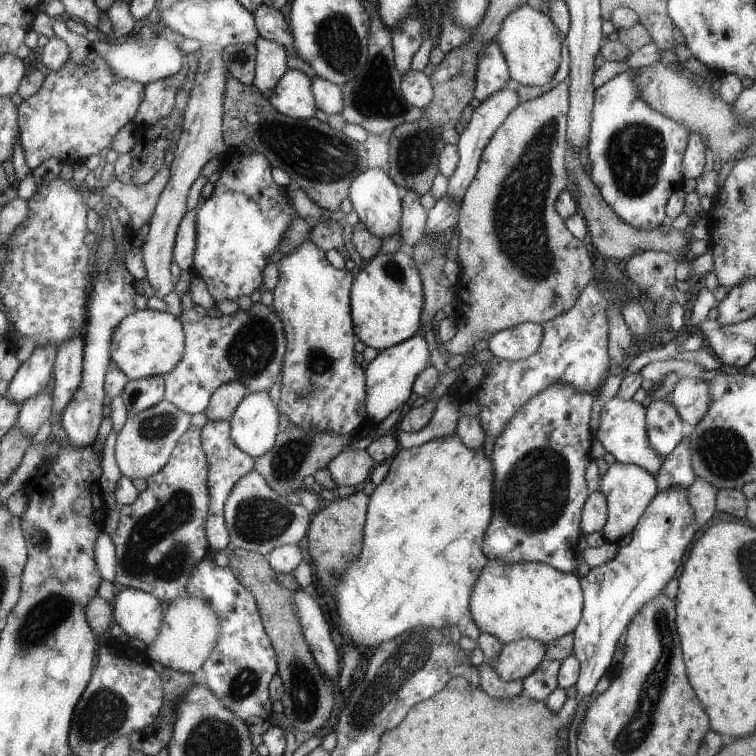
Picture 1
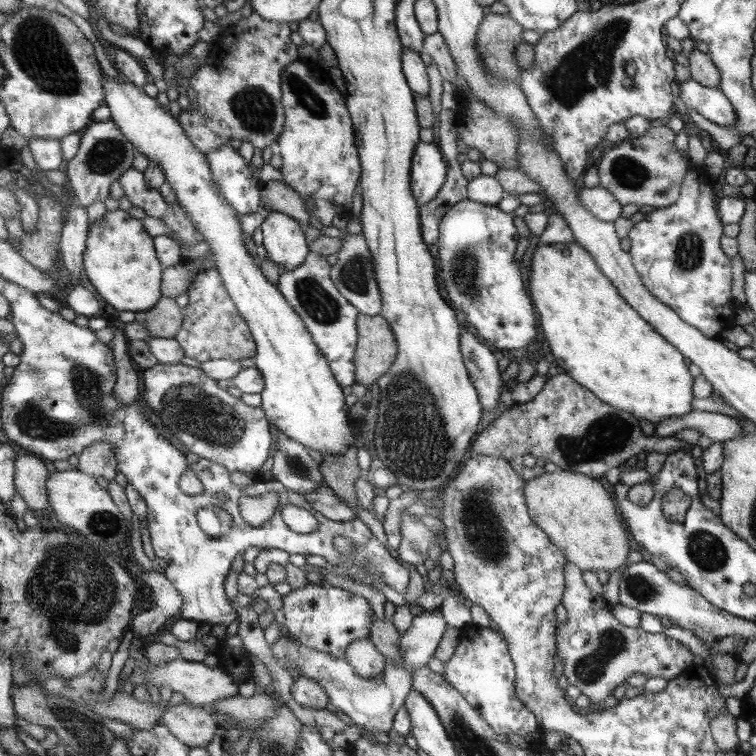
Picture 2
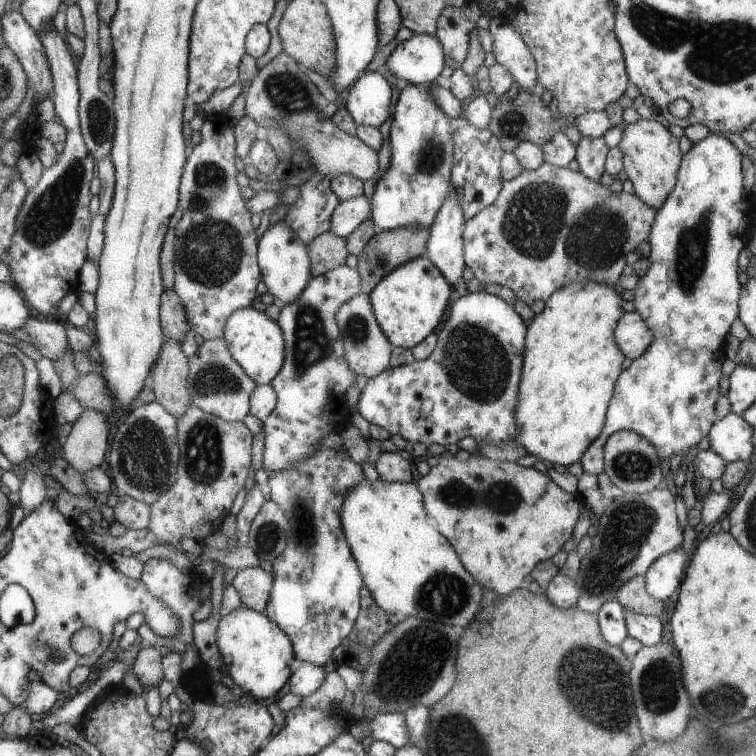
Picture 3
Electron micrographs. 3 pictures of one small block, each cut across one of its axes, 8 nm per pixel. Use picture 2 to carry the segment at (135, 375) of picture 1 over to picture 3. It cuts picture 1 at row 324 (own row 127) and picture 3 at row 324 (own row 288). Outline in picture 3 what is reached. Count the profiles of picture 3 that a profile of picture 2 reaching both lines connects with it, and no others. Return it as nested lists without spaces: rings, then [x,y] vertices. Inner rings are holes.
[[[253,307],[237,309],[229,316],[222,336],[228,343],[232,357],[257,385],[269,383],[280,372],[285,358],[285,342],[277,321]]]

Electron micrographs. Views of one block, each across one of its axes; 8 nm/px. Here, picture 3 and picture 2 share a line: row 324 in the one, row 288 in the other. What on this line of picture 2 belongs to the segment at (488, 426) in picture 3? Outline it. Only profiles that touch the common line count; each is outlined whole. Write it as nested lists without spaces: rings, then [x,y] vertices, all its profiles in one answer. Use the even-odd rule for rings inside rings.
[[[466,198],[447,209],[440,220],[439,234],[436,242],[438,276],[442,280],[442,290],[445,291],[446,299],[463,315],[463,322],[469,324],[481,340],[501,350],[505,355],[508,350],[527,348],[531,342],[535,342],[537,320],[534,306],[531,306],[525,294],[521,272],[513,258],[517,232],[511,214],[501,212],[496,205],[479,204]]]

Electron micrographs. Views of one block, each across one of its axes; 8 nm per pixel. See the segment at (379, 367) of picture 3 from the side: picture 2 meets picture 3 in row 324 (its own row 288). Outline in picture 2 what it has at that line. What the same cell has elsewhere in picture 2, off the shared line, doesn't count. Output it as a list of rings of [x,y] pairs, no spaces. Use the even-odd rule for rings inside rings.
[[[345,233],[345,240],[336,252],[337,261],[331,266],[331,279],[335,282],[336,288],[359,310],[359,314],[367,316],[379,315],[382,305],[382,298],[374,277],[371,253],[361,234]]]

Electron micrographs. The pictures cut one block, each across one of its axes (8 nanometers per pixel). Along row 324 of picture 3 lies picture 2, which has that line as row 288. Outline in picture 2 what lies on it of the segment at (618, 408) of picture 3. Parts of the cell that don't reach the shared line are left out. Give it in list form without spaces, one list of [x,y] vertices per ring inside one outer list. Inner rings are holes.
[[[689,169],[680,184],[680,196],[671,206],[653,209],[643,214],[643,218],[636,222],[627,238],[630,240],[629,256],[644,283],[644,287],[657,300],[668,305],[681,317],[682,321],[693,325],[705,336],[717,338],[725,329],[730,329],[734,324],[734,314],[737,306],[731,297],[731,271],[728,256],[719,248],[721,238],[721,223],[718,214],[715,214],[715,196],[703,176],[697,170]]]

